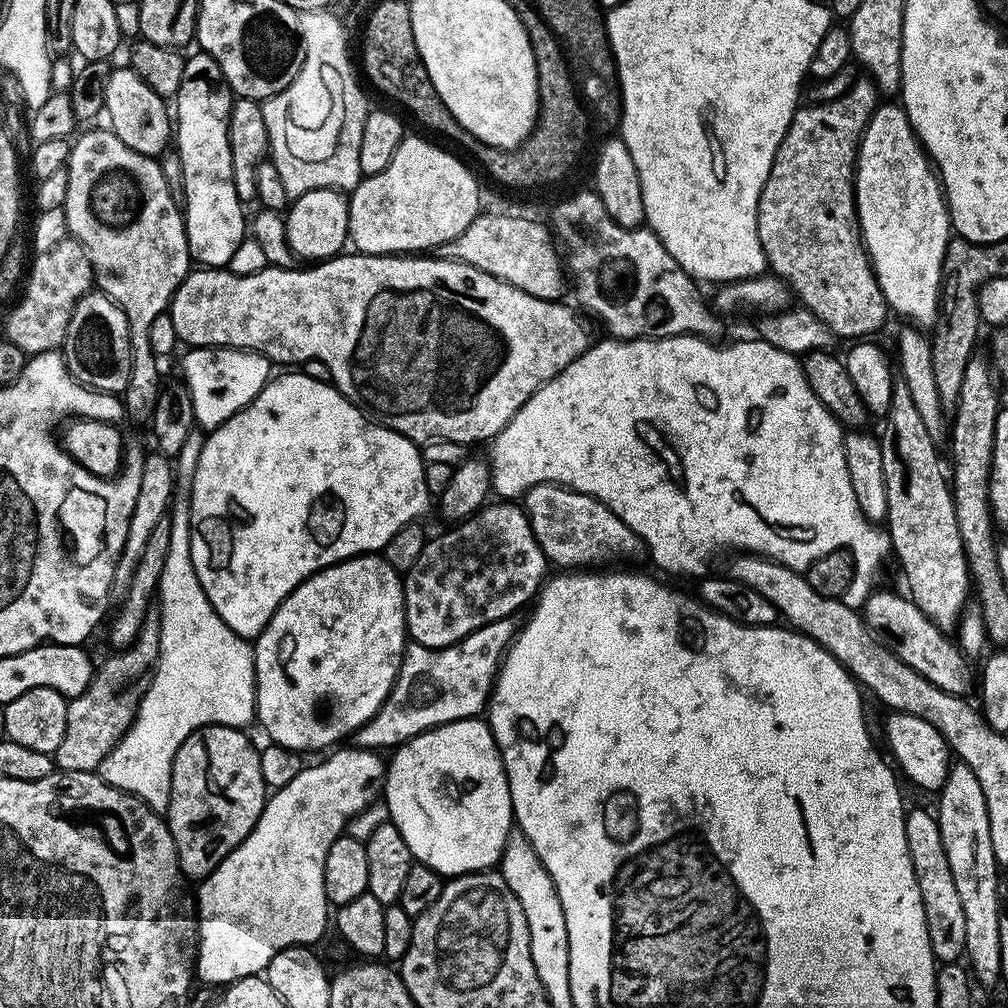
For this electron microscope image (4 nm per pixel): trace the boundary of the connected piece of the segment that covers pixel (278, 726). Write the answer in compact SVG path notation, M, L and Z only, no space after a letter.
M365 554L363 556L351 556L349 560L341 560L338 564L331 564L329 568L324 568L320 572L315 572L308 580L301 582L293 592L285 598L284 601L278 606L278 610L270 618L270 622L260 631L260 635L255 637L254 640L254 655L256 657L256 714L255 719L260 720L260 724L264 727L264 732L268 735L267 739L274 744L281 744L284 748L289 748L295 752L301 754L307 754L307 752L316 752L319 748L331 749L333 746L339 745L344 740L355 734L360 727L362 727L366 722L370 722L374 718L374 714L378 714L378 710L382 706L382 702L390 694L392 689L392 683L396 681L396 675L400 669L400 663L404 661L404 649L406 647L406 625L404 623L404 581L402 579L401 573L394 570L394 566L390 566L390 562L384 560L383 555L380 554Z

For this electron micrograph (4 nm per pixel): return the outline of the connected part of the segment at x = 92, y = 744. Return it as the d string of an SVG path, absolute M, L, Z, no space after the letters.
M150 614L144 620L138 638L131 648L121 648L99 661L93 671L92 681L81 696L68 700L66 710L66 734L62 734L62 746L54 754L54 764L62 772L96 772L100 764L114 750L114 746L128 733L140 709L140 699L152 681L152 673L160 661L160 621Z

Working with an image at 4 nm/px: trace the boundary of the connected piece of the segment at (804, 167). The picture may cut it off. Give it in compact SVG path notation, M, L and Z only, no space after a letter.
M859 78L846 94L824 103L805 103L797 107L794 118L774 154L766 186L758 202L758 238L762 242L767 267L788 285L803 307L808 308L832 331L833 337L868 338L890 316L888 303L876 281L872 261L860 236L856 213L856 151L860 136L878 107L878 89L870 78Z

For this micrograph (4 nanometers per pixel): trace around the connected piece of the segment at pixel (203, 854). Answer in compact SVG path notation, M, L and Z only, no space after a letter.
M209 724L190 734L190 738L178 746L178 754L174 754L166 819L176 843L180 871L189 881L200 882L211 874L252 833L264 809L266 785L262 778L260 753L257 745L248 741L246 733L226 724Z

